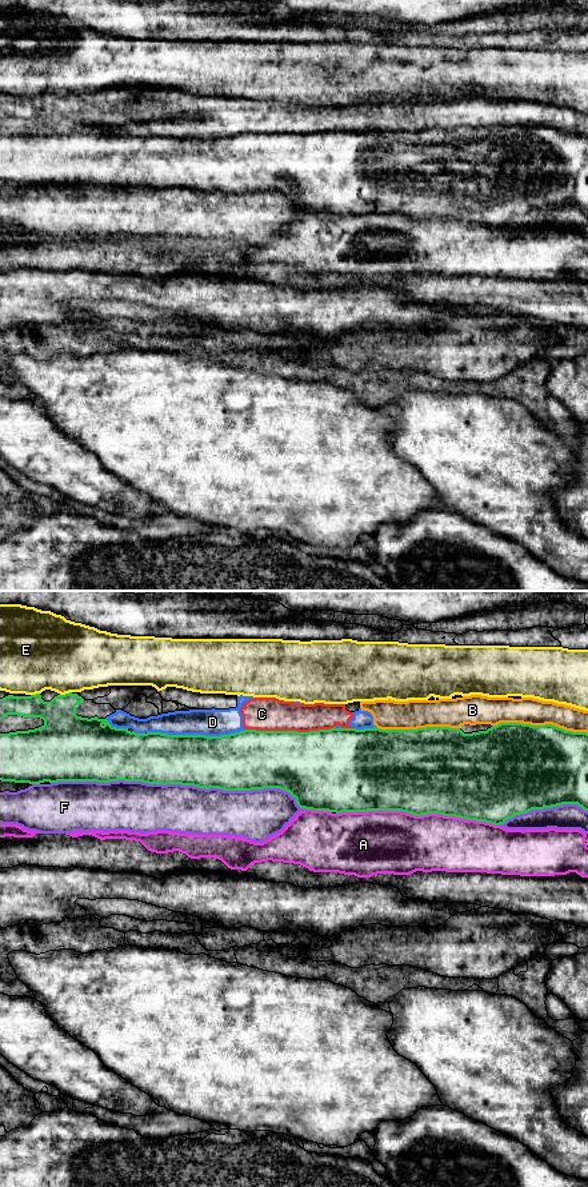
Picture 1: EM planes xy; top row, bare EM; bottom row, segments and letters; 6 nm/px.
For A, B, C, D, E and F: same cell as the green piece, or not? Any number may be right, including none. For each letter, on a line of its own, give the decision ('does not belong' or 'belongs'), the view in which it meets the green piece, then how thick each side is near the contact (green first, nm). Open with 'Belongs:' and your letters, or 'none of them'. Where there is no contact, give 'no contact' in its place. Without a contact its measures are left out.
Belongs: none of them
A: does not belong | xy | 500/380 nm
B: does not belong | xy | 500/160 nm
C: does not belong | xy | 420/200 nm
D: does not belong | xy | 340/160 nm
E: does not belong | xy | 280/440 nm
F: does not belong | xy | 320/280 nm

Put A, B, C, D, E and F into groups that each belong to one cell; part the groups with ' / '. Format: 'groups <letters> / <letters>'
groups A / B C D / E / F

